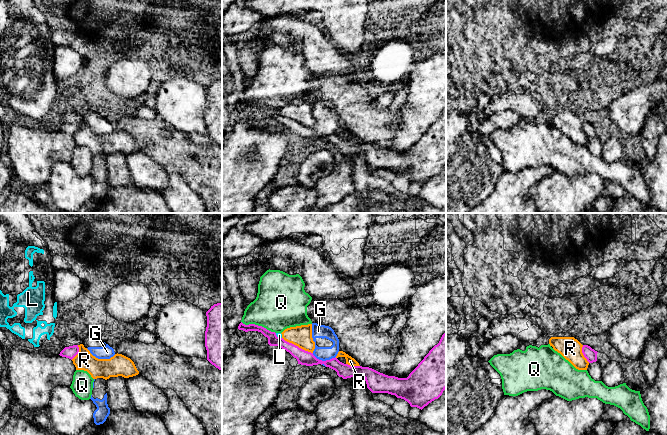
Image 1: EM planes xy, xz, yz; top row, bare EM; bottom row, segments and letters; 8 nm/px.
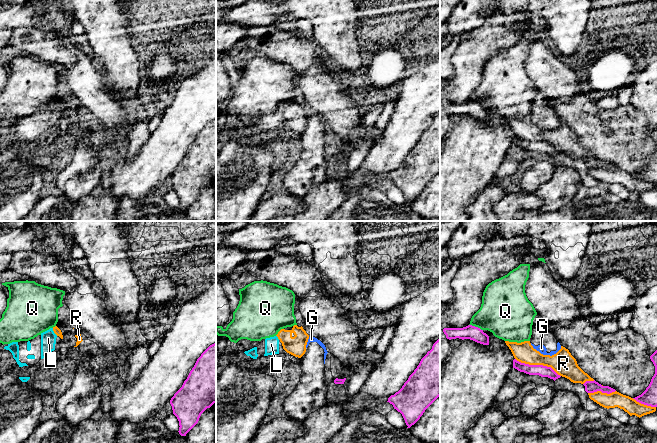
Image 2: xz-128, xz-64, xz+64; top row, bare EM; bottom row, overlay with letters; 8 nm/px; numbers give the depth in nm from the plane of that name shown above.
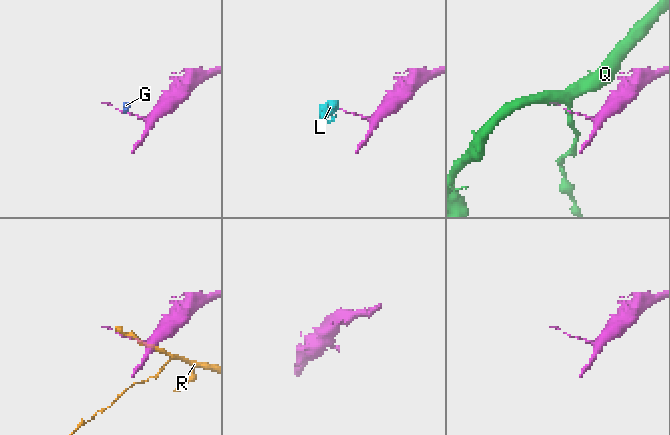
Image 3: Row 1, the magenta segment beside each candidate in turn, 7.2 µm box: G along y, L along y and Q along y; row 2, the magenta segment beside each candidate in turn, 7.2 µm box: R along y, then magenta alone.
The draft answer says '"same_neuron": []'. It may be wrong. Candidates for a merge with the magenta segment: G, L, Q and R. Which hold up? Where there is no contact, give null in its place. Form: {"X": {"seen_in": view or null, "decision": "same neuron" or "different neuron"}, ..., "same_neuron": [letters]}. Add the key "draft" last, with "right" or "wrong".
{"G": {"seen_in": "xz", "decision": "different neuron"}, "L": {"seen_in": "xz", "decision": "different neuron"}, "Q": {"seen_in": "xz", "decision": "different neuron"}, "R": {"seen_in": "xz", "decision": "different neuron"}, "same_neuron": [], "draft": "right"}

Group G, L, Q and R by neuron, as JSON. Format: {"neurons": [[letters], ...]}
{"neurons": [["G"], ["L", "R"], ["Q"]]}

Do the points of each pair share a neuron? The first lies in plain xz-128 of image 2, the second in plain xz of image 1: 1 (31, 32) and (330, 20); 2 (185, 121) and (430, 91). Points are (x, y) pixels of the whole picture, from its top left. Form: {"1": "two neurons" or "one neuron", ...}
{"1": "two neurons", "2": "one neuron"}

